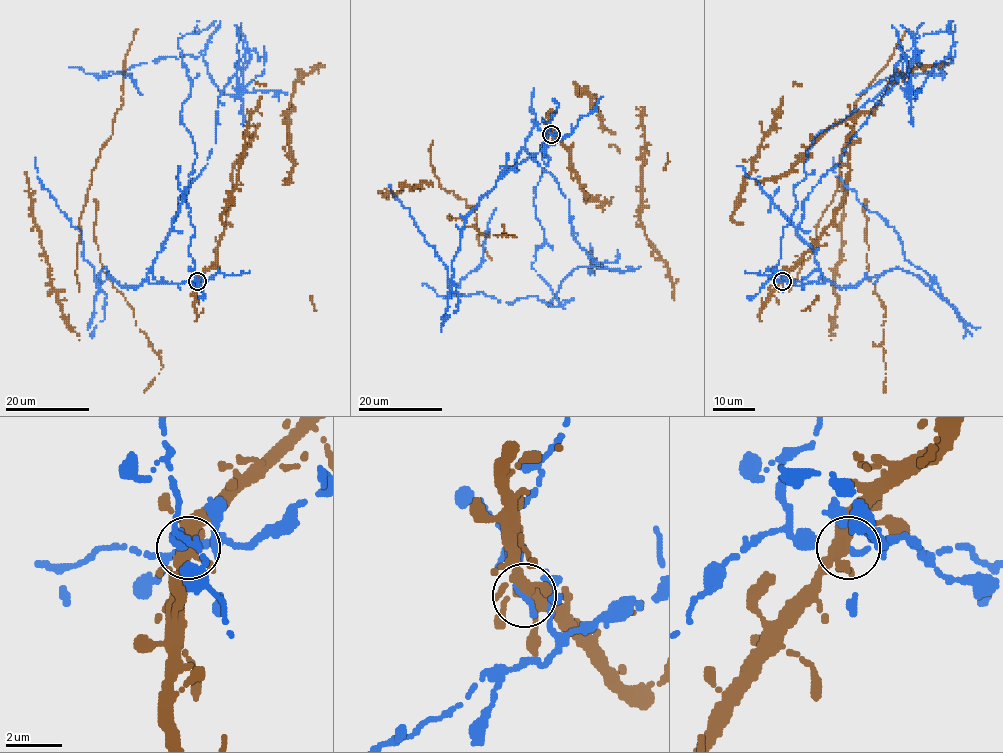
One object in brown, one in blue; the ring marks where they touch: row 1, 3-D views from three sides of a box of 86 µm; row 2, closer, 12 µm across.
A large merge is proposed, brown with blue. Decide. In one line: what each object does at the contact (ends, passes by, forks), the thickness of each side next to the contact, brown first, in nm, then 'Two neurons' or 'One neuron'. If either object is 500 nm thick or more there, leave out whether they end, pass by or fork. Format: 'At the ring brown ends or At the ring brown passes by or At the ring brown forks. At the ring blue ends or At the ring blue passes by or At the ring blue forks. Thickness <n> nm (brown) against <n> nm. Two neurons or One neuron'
At the ring brown forks. At the ring blue passes by. Thickness 360 nm (brown) against 180 nm. Two neurons

